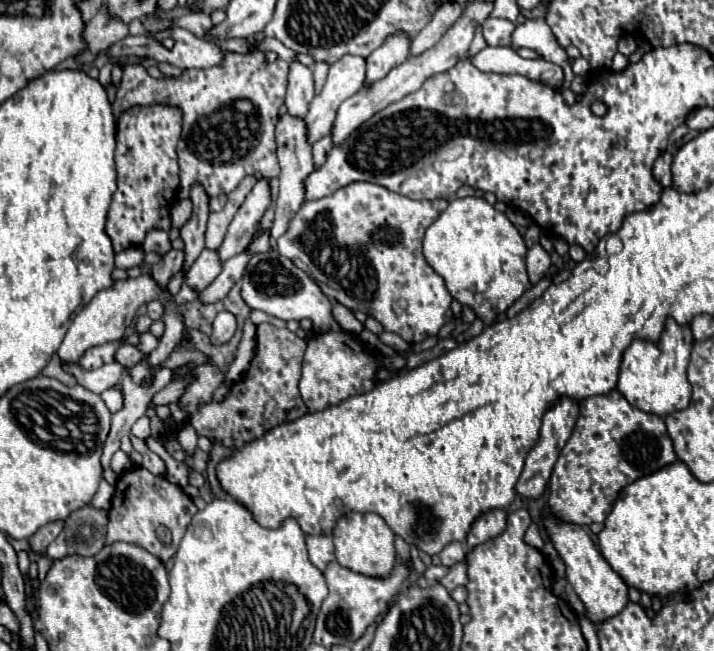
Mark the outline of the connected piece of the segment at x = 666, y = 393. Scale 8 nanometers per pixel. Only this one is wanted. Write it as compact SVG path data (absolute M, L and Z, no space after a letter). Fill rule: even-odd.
M668 318L664 324L664 330L658 338L658 342L650 340L634 340L622 358L620 364L620 378L616 390L624 394L624 398L640 408L642 412L656 414L656 416L668 416L676 410L684 410L690 404L690 382L686 378L686 368L690 362L690 350L692 350L692 330L690 324L680 326L676 320Z

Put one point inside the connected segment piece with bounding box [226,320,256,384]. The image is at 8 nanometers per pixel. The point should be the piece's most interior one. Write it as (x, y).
(247, 345)

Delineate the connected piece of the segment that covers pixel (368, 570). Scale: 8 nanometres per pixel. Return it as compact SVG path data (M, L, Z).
M348 512L340 516L334 526L332 538L336 548L336 560L354 572L384 578L390 574L396 562L394 532L388 528L386 522L382 524L382 518L374 512Z

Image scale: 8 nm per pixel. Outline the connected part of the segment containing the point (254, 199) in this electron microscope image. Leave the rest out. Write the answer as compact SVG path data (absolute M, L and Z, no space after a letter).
M260 178L228 226L224 244L218 250L222 260L228 260L228 258L240 254L250 244L250 240L252 240L254 232L258 230L258 224L260 224L264 212L268 210L270 202L272 202L270 184L266 178Z

